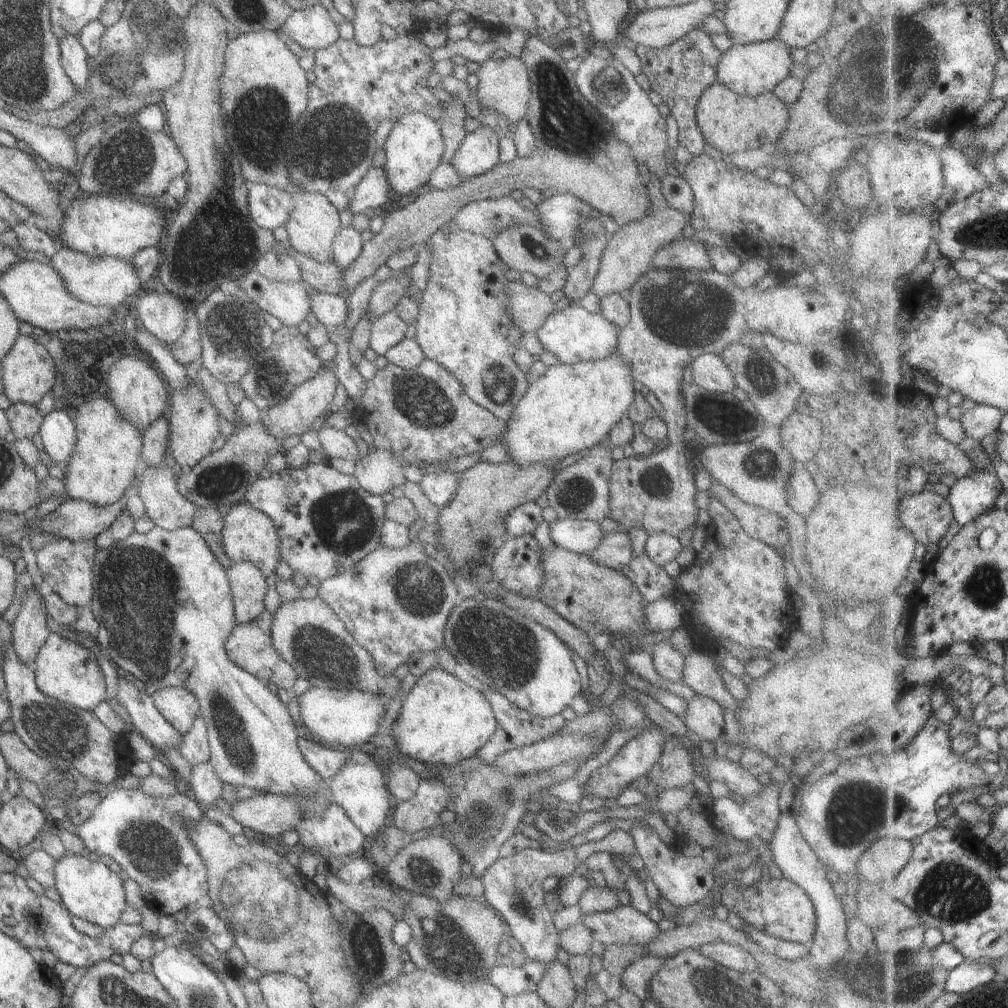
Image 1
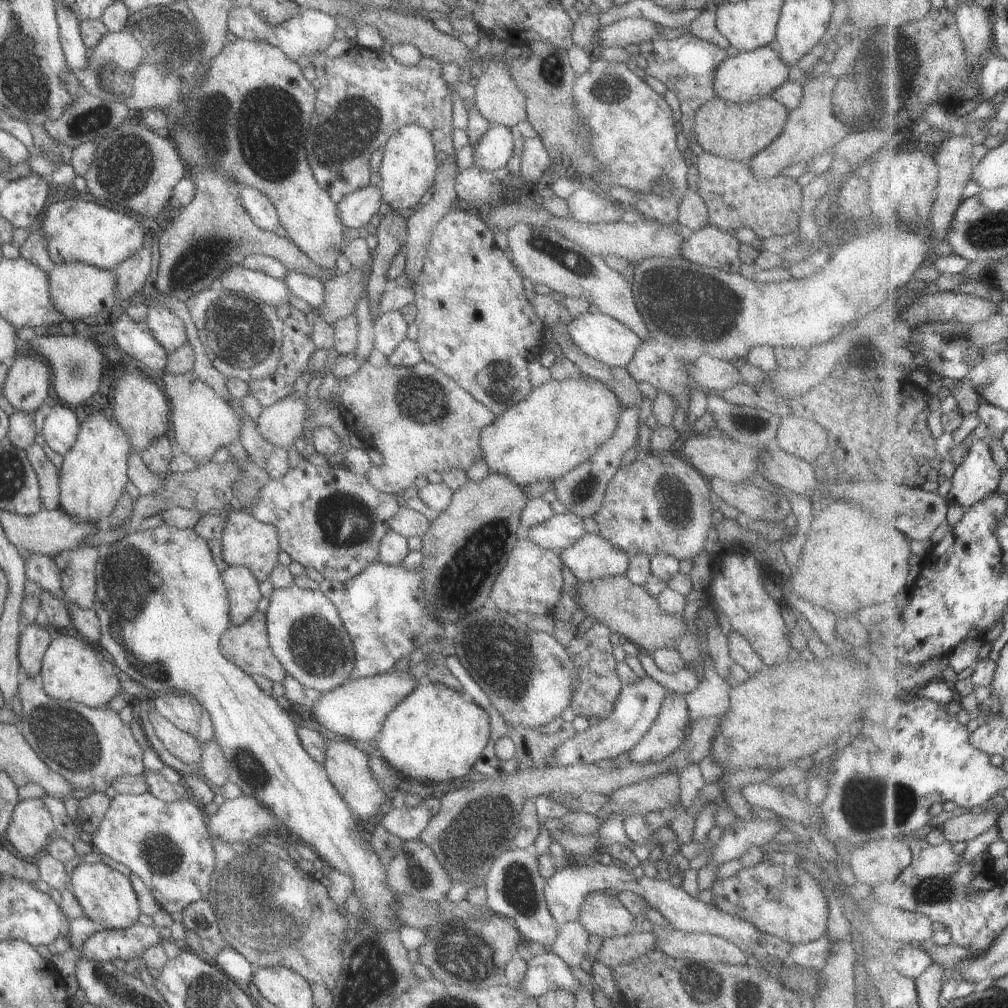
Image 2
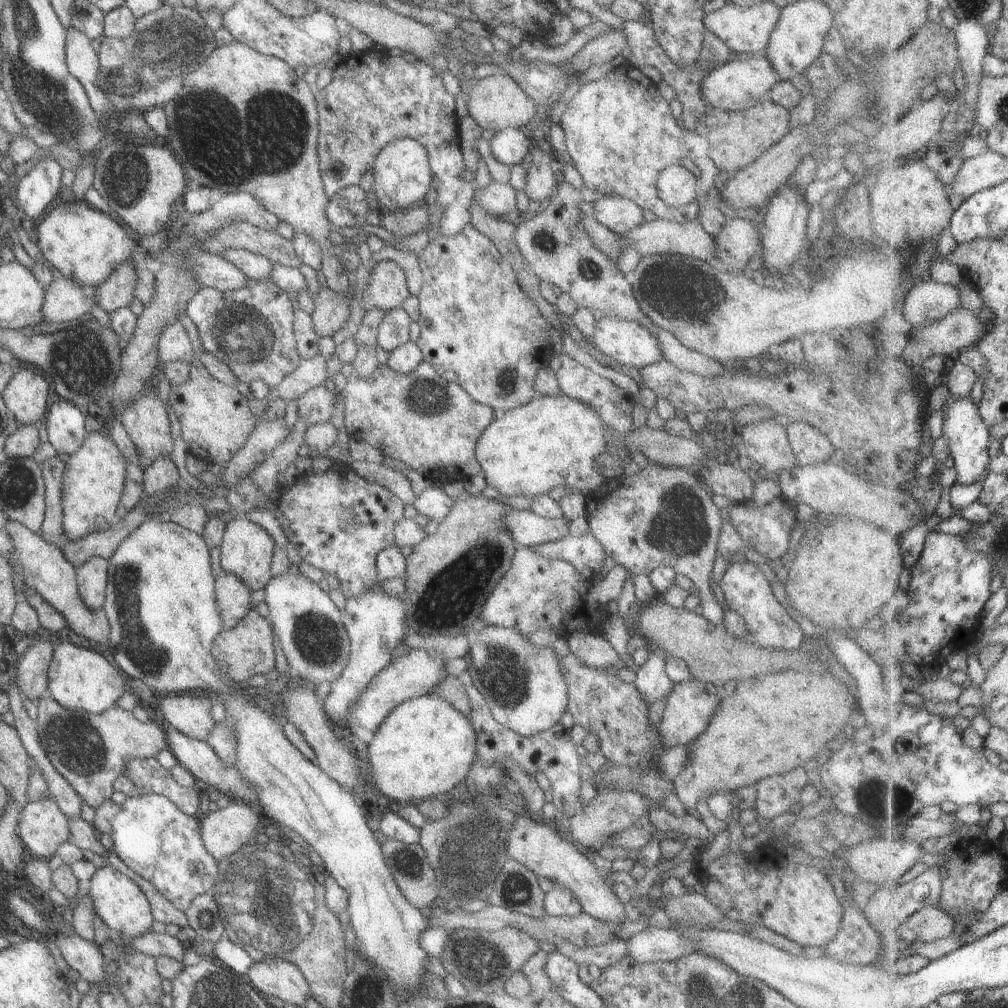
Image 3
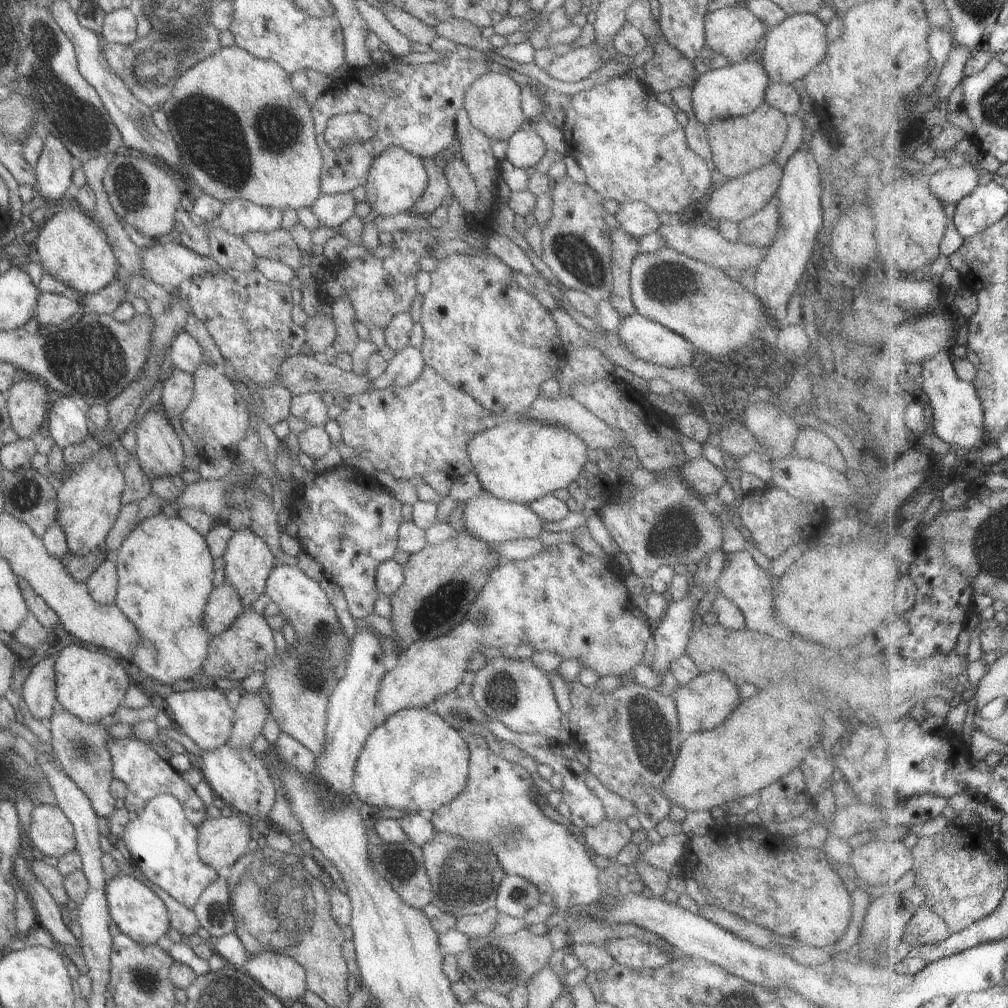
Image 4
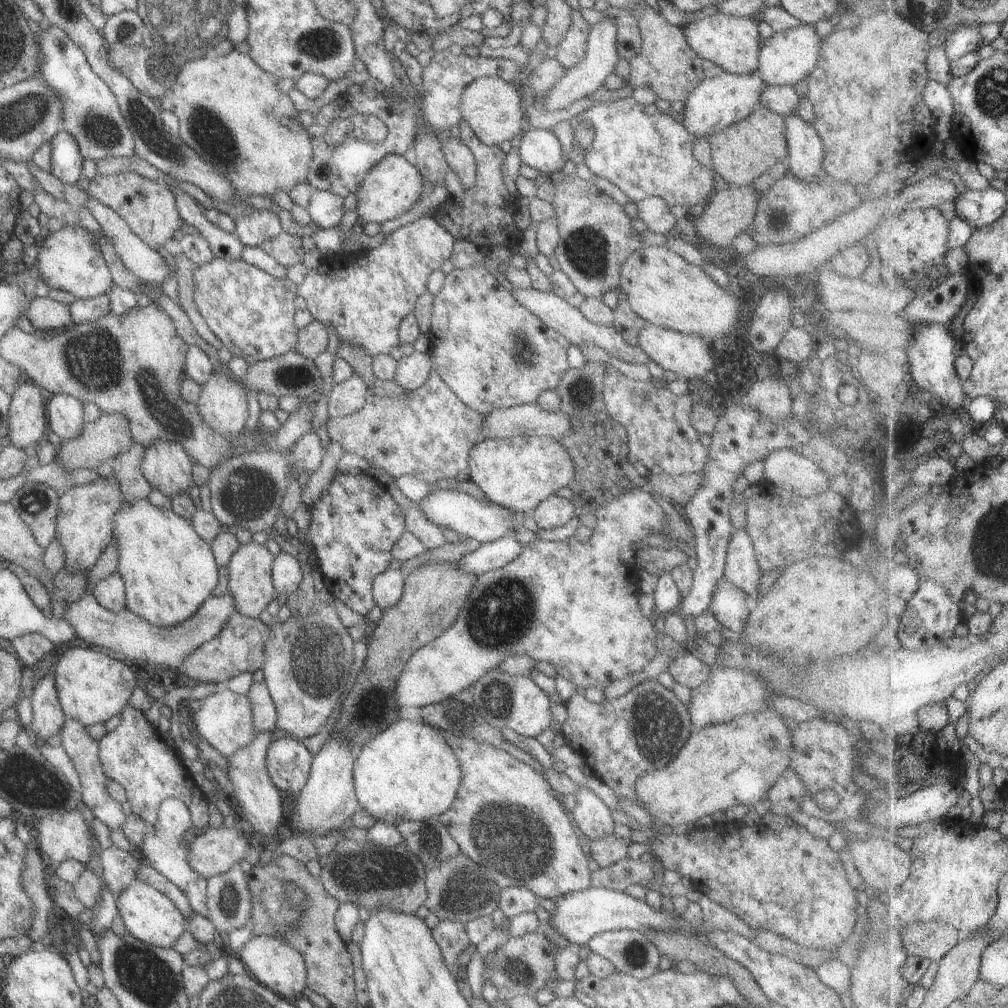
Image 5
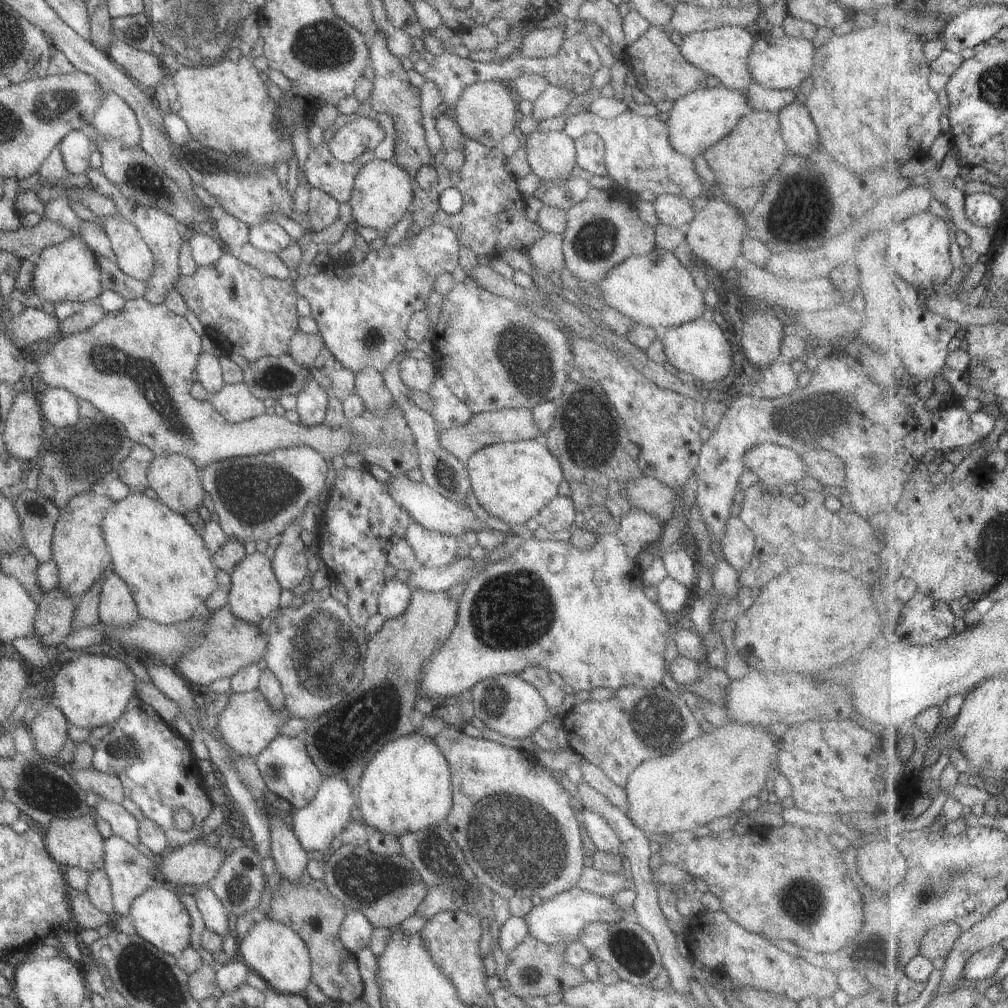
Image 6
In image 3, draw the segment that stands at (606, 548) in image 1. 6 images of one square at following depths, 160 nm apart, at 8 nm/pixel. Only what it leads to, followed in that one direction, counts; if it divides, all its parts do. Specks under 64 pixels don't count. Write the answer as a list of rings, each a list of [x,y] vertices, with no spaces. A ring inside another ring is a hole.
[[[590,532],[578,537],[567,534],[557,540],[527,548],[548,559],[564,560],[587,578],[594,578],[603,571],[603,560],[606,557],[603,547]]]

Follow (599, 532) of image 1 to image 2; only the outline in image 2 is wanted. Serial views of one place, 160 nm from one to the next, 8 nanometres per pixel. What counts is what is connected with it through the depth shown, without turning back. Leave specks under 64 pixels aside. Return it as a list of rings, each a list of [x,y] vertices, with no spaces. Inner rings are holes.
[[[569,512],[552,514],[539,524],[519,530],[521,538],[529,539],[533,544],[544,549],[559,551],[573,544],[584,532],[582,518]]]

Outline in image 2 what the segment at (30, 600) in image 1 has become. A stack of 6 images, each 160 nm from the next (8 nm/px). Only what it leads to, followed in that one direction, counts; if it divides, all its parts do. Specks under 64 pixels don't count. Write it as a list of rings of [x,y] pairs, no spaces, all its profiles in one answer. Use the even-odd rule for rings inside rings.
[[[41,621],[20,629],[16,655],[23,677],[33,679],[39,674],[42,656],[49,643],[49,634]]]

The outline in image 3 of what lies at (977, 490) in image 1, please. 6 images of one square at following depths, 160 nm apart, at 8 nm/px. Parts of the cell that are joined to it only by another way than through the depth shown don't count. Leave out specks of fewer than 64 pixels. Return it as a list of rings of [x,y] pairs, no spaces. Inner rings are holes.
[[[953,394],[943,404],[943,427],[942,435],[948,442],[950,455],[958,470],[958,483],[961,485],[971,484],[977,480],[985,480],[989,470],[989,446],[992,437],[989,436],[989,427],[979,410],[979,403],[975,402],[970,395],[958,397]]]

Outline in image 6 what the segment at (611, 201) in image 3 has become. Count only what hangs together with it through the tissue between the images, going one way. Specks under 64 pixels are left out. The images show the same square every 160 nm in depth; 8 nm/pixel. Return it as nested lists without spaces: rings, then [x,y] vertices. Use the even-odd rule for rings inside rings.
[[[656,195],[652,200],[659,223],[684,228],[696,213],[690,200],[675,195]]]

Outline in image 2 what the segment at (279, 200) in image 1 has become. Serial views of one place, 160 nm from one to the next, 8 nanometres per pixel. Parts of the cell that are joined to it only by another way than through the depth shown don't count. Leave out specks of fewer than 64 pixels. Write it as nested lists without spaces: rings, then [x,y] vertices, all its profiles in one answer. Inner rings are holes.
[[[241,187],[237,193],[240,208],[248,213],[251,222],[264,231],[273,231],[278,226],[278,216],[264,194],[251,187]]]

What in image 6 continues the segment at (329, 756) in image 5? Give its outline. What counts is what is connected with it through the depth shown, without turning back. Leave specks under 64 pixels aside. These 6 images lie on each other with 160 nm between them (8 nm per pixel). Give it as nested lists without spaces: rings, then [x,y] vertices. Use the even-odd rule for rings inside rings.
[[[322,776],[321,786],[313,798],[305,806],[293,809],[289,815],[289,827],[305,852],[316,851],[325,856],[331,849],[330,844],[333,837],[337,836],[351,820],[349,814],[355,804],[356,792],[353,792],[353,789],[342,778]]]

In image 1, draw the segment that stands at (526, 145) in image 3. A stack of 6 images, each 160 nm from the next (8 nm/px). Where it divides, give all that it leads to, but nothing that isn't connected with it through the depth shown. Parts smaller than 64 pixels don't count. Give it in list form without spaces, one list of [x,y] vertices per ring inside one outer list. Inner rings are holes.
[[[479,127],[468,132],[459,142],[459,147],[449,160],[449,166],[461,176],[462,181],[487,172],[499,163],[498,134],[499,132],[493,132],[489,128]]]

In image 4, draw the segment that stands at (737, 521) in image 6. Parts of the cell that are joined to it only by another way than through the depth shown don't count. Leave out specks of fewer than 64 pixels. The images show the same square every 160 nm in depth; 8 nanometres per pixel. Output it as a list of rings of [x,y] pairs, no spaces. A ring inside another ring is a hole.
[[[729,552],[726,554],[725,566],[719,572],[716,582],[713,584],[718,588],[718,595],[727,598],[731,604],[737,606],[737,610],[743,614],[745,629],[767,634],[773,640],[783,640],[789,636],[787,626],[777,622],[773,618],[773,598],[771,598],[771,579],[768,573],[757,566],[753,558],[746,552]]]

